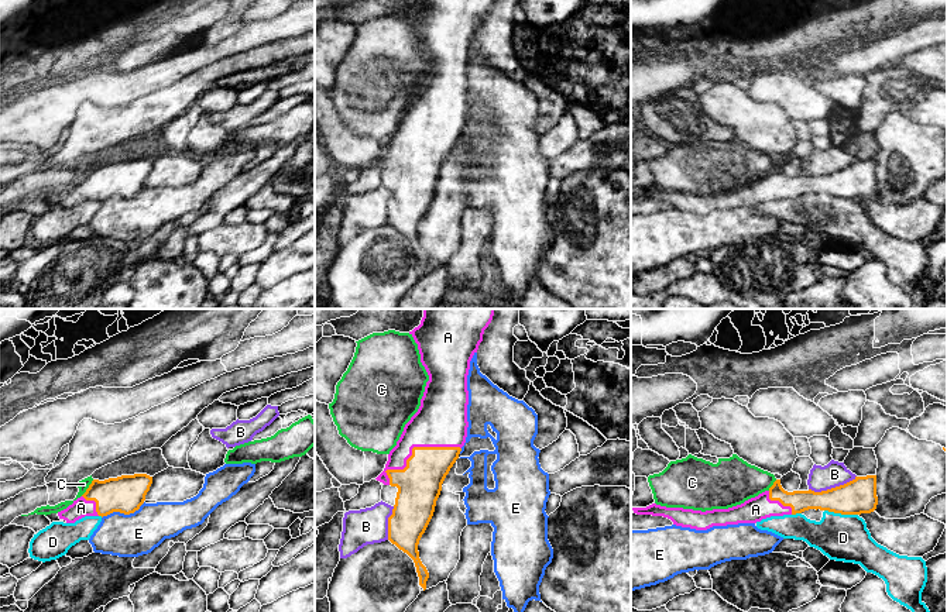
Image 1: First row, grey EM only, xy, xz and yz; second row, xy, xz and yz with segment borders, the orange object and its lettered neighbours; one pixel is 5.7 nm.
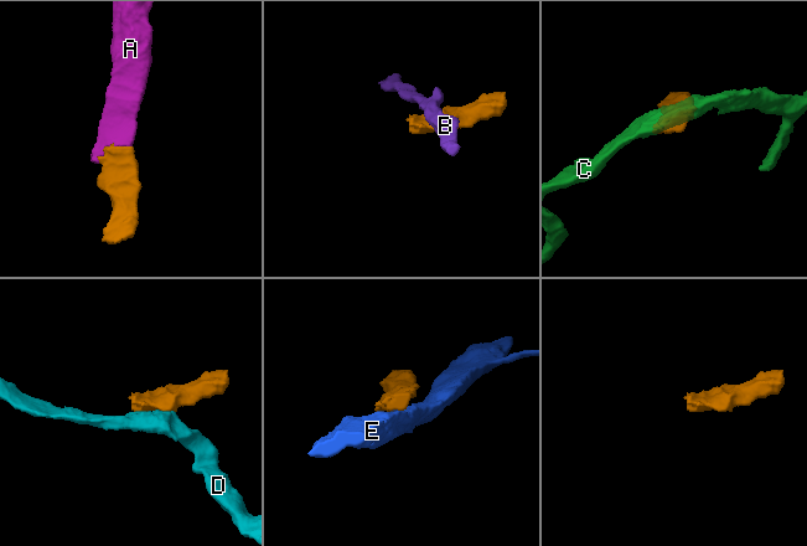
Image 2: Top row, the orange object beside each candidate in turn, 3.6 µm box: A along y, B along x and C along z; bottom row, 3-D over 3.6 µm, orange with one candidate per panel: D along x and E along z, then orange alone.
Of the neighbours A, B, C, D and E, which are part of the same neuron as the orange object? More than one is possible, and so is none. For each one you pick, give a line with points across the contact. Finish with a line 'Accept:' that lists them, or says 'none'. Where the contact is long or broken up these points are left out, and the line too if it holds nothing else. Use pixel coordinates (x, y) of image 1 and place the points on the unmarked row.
Accept: A

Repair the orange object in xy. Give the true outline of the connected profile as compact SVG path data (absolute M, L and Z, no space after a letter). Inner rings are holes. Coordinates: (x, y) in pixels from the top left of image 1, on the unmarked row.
M147 158L121 159L104 165L93 164L86 176L66 193L59 203L75 207L85 200L107 200L113 196L134 197L145 185L152 168Z

